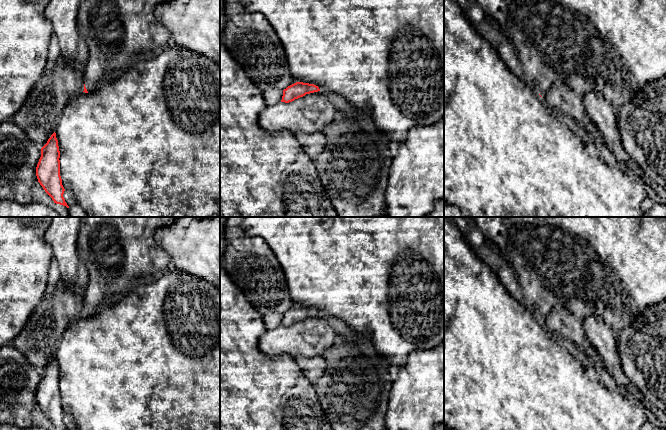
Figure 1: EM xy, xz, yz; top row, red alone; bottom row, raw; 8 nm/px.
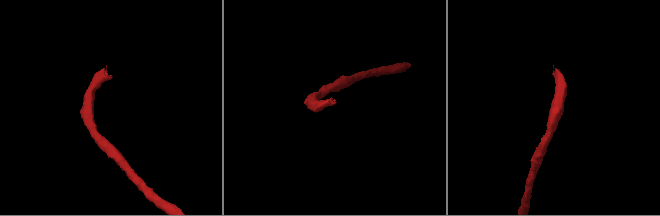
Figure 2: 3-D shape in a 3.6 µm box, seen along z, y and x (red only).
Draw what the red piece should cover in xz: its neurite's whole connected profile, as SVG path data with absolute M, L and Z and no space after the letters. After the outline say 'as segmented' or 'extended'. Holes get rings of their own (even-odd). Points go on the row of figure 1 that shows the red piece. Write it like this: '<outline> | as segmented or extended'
M296 82L283 90L281 102L289 103L305 96L306 94L320 91L319 87L314 84Z | as segmented

